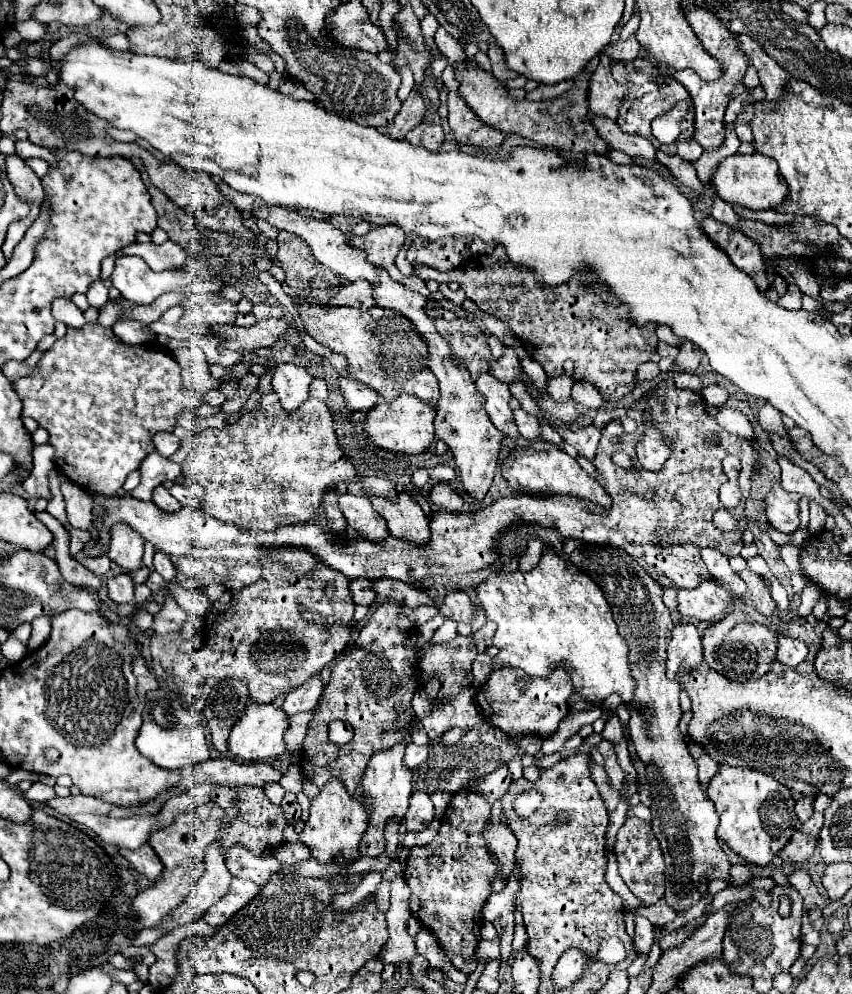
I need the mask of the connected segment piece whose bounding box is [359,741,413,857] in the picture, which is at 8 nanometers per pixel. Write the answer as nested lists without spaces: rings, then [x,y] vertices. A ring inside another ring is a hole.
[[[399,741],[397,745],[393,745],[389,749],[375,751],[371,761],[367,763],[367,771],[361,781],[361,789],[363,789],[363,795],[367,795],[365,805],[367,805],[367,809],[371,809],[371,817],[369,817],[369,827],[359,843],[359,855],[371,855],[371,857],[381,855],[385,849],[383,829],[385,829],[387,819],[389,817],[403,819],[407,813],[413,787],[411,787],[411,769],[405,767],[403,757],[405,757],[405,741]]]

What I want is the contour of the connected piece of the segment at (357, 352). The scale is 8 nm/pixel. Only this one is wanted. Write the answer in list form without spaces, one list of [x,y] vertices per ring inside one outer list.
[[[297,297],[295,307],[305,331],[323,347],[329,347],[347,359],[347,371],[351,377],[381,393],[387,401],[393,401],[401,393],[407,393],[425,403],[437,405],[437,379],[429,367],[425,367],[429,351],[425,347],[425,339],[413,331],[413,323],[409,323],[409,319],[385,307],[371,307],[367,311],[361,311],[357,307],[309,303],[305,297]]]

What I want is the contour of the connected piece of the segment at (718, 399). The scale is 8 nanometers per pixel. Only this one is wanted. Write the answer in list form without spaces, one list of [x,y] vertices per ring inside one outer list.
[[[709,385],[701,391],[701,395],[703,395],[703,399],[709,407],[721,408],[725,405],[725,401],[729,399],[727,389],[721,387],[721,385]]]

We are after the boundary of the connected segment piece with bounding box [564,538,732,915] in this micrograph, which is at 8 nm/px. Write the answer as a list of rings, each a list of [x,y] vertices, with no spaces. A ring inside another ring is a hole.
[[[569,538],[565,540],[564,552],[575,567],[581,567],[581,571],[601,587],[607,603],[611,605],[619,635],[625,639],[625,643],[629,643],[629,667],[633,679],[637,681],[637,703],[633,703],[629,709],[631,741],[637,749],[637,757],[645,763],[645,767],[649,767],[651,825],[665,857],[665,901],[669,907],[679,907],[681,915],[701,901],[699,887],[703,879],[729,881],[732,865],[719,847],[719,839],[715,835],[719,817],[713,801],[699,783],[697,763],[689,755],[687,741],[679,733],[681,685],[665,675],[667,645],[673,629],[671,611],[661,601],[663,589],[659,583],[625,551],[597,543],[582,547],[580,539]]]

